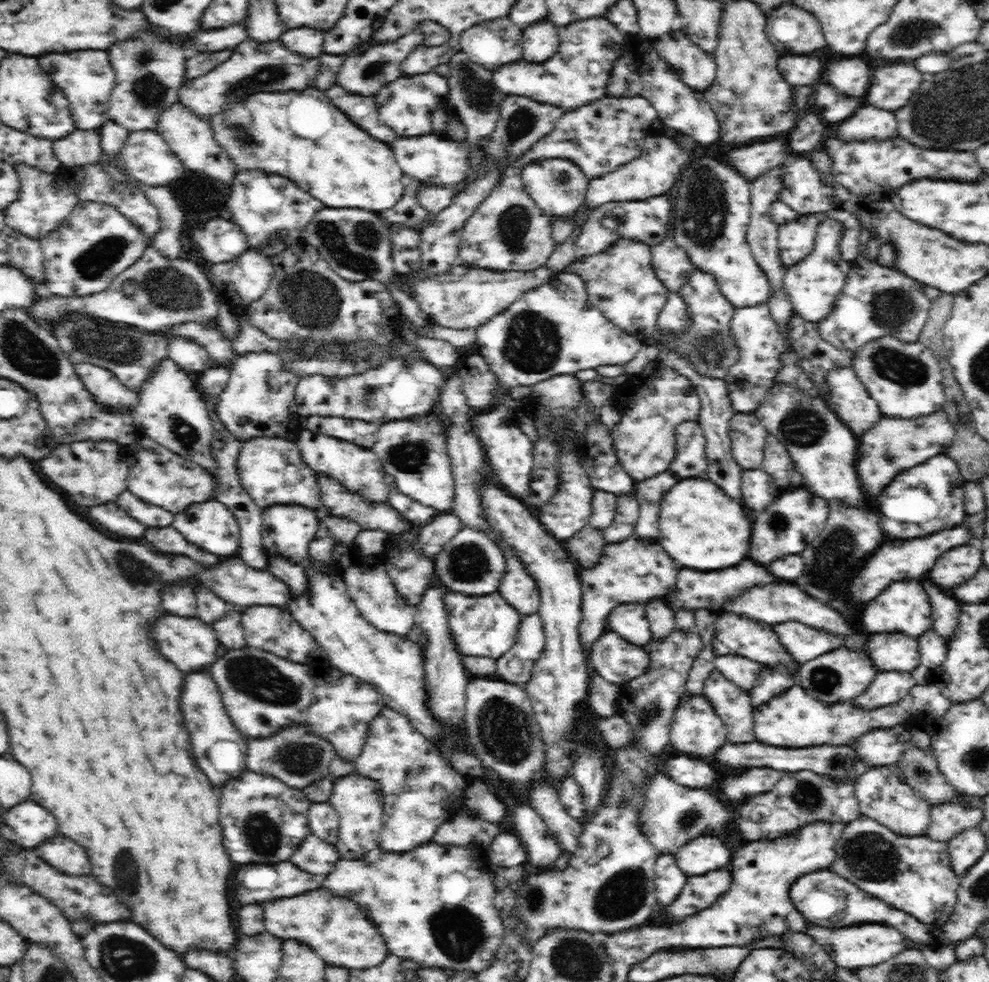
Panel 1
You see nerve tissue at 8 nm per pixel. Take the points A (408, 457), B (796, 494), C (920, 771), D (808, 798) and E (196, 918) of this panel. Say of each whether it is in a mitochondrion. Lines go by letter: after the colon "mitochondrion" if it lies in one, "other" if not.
A: mitochondrion
B: other
C: mitochondrion
D: mitochondrion
E: other

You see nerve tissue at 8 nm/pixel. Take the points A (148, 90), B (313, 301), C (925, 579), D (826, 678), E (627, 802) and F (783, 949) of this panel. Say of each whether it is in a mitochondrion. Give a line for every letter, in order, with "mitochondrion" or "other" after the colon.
A: mitochondrion
B: mitochondrion
C: other
D: mitochondrion
E: mitochondrion
F: other

